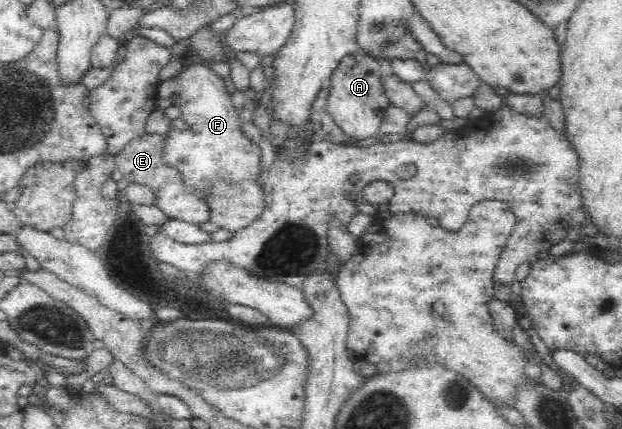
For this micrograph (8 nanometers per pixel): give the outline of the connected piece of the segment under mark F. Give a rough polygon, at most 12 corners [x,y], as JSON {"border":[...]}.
{"border":[[195,61],[163,164],[235,234],[264,210],[262,147],[222,77]]}

